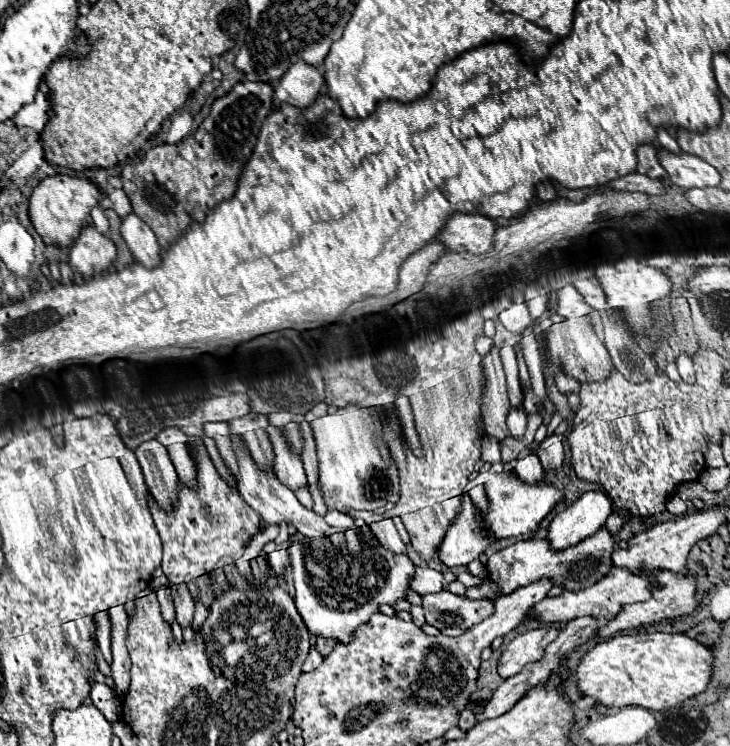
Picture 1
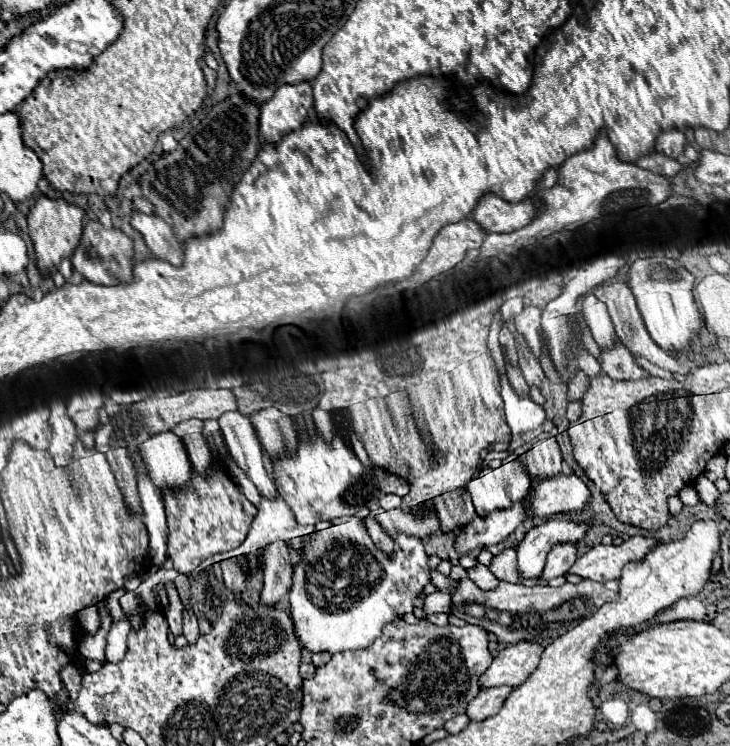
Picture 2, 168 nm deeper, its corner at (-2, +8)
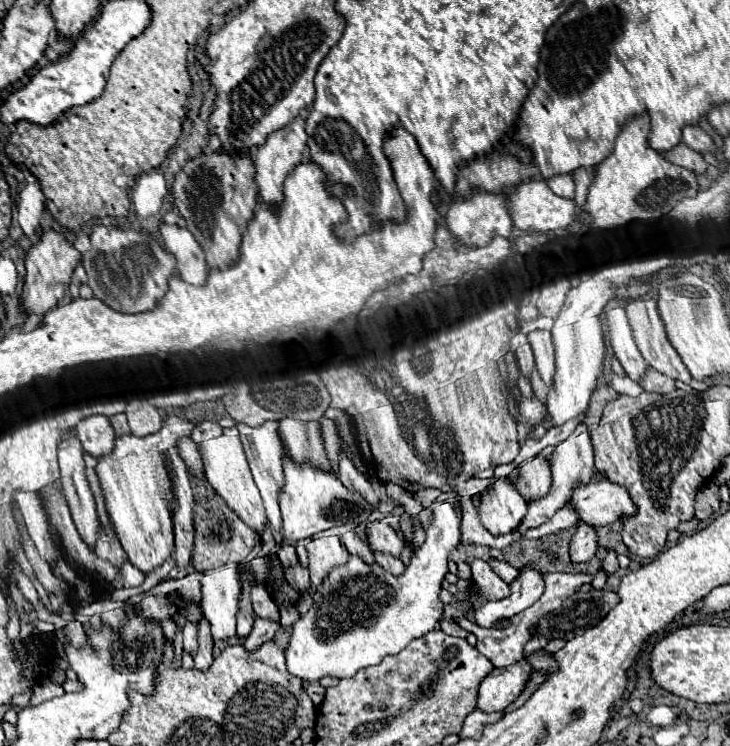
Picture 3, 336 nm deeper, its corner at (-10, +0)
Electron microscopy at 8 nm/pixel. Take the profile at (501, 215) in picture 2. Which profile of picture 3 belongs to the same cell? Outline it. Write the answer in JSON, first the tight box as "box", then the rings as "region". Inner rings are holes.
{"box":[508,180,578,232],"region":[[[530,180],[522,182],[510,196],[508,196],[510,214],[514,218],[514,226],[528,232],[546,232],[546,230],[562,230],[570,226],[578,218],[576,202],[570,198],[560,198],[552,194],[548,184],[544,180]]]}

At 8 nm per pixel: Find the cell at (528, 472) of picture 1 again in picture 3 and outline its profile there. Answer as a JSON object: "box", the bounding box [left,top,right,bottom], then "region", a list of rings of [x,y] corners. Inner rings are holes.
{"box":[478,478,526,536],"region":[[[500,478],[490,488],[490,494],[480,500],[478,516],[492,536],[510,534],[526,516],[526,502],[510,480]]]}

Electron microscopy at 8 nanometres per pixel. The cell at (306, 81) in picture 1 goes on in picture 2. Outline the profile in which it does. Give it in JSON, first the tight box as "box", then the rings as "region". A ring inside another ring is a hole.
{"box":[260,82,312,142],"region":[[[312,82],[280,86],[260,108],[260,142],[278,142],[286,132],[298,130],[312,104]]]}

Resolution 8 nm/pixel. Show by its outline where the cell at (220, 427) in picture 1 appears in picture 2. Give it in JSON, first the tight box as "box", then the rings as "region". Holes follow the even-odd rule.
{"box":[218,412,276,498],"region":[[[224,412],[218,418],[222,436],[226,440],[228,452],[232,460],[244,470],[244,474],[256,484],[260,490],[260,496],[264,498],[276,498],[276,486],[272,478],[266,474],[262,458],[262,446],[254,434],[254,428],[250,424],[248,416],[242,416],[240,412]]]}

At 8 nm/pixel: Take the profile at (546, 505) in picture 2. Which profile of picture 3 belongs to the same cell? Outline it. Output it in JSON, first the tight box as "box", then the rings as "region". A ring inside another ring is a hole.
{"box":[570,480,636,526],"region":[[[592,480],[586,486],[574,490],[570,502],[576,506],[580,520],[594,526],[606,526],[622,518],[636,514],[636,504],[630,498],[630,492],[610,480]]]}

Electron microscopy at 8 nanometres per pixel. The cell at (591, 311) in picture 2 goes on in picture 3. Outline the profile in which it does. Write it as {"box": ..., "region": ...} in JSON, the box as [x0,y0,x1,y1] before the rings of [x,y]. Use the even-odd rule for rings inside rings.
{"box":[606,306,648,382],"region":[[[616,306],[606,310],[606,318],[608,318],[608,328],[610,328],[610,340],[612,340],[612,348],[616,358],[620,360],[620,364],[624,366],[626,374],[640,382],[648,370],[648,362],[644,360],[644,356],[640,354],[634,336],[632,336],[632,328],[626,320],[626,312],[624,308]]]}

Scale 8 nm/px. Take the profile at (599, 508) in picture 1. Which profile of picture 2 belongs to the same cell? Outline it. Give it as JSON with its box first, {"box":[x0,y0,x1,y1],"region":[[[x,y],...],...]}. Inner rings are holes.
{"box":[518,520,590,578],"region":[[[546,520],[526,532],[518,544],[518,570],[524,578],[538,578],[546,564],[548,552],[556,544],[578,544],[590,524],[576,520]]]}

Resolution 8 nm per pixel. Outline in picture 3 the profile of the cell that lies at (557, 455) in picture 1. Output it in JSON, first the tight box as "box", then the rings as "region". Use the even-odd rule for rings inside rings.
{"box":[516,454,550,502],"region":[[[538,454],[536,458],[524,462],[518,468],[518,480],[516,480],[516,490],[522,494],[526,502],[540,500],[550,492],[550,464],[544,458],[544,454]]]}

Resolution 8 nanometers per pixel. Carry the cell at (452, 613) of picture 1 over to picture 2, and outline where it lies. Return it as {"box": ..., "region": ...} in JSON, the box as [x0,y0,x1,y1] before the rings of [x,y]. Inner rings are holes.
{"box":[450,580,618,644],"region":[[[460,580],[452,590],[452,608],[450,614],[462,618],[468,624],[478,624],[488,632],[498,636],[498,642],[514,644],[520,640],[534,642],[550,642],[560,638],[574,626],[578,626],[584,618],[596,614],[600,606],[606,602],[614,602],[618,598],[618,580],[594,582],[582,580],[580,584],[566,582],[564,586],[520,586],[500,582],[494,590],[482,590],[472,580]]]}

